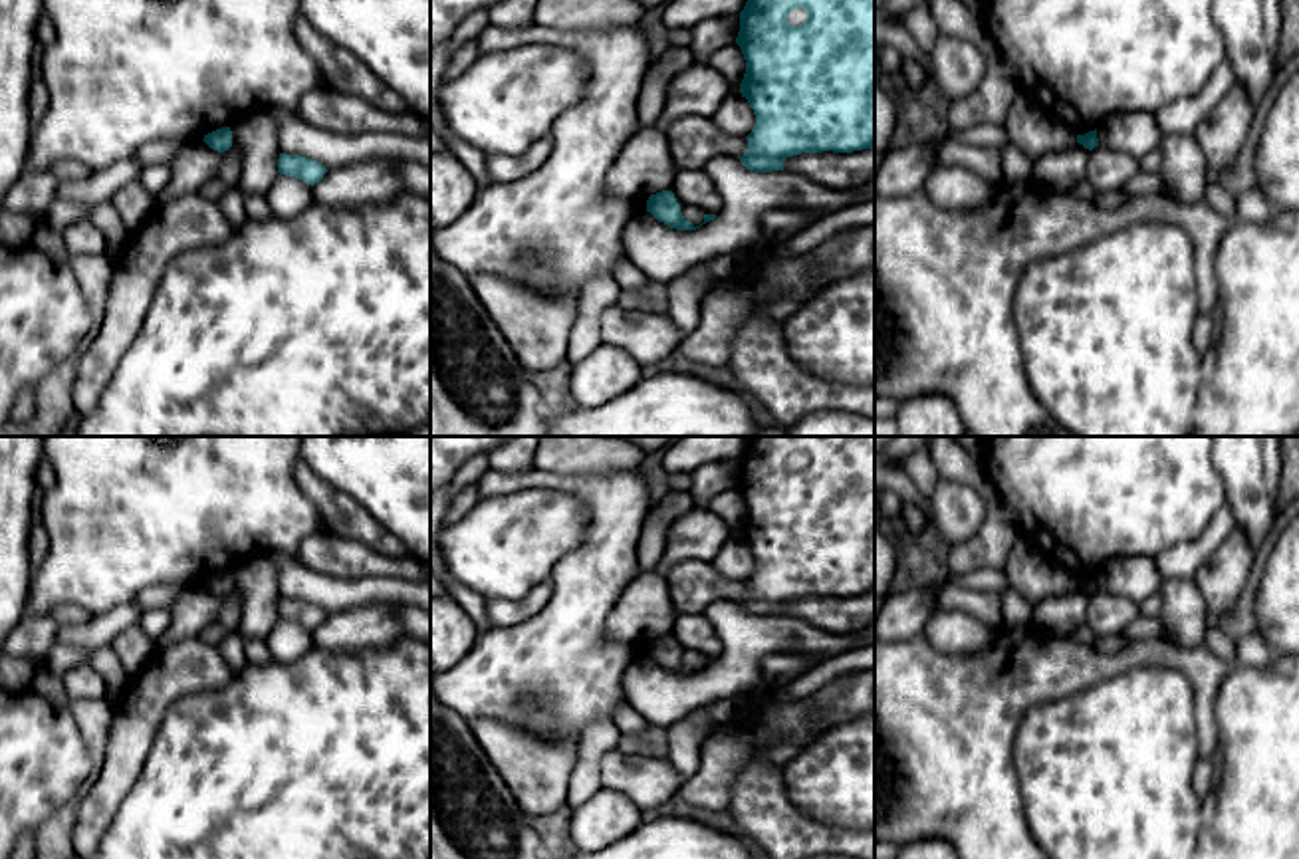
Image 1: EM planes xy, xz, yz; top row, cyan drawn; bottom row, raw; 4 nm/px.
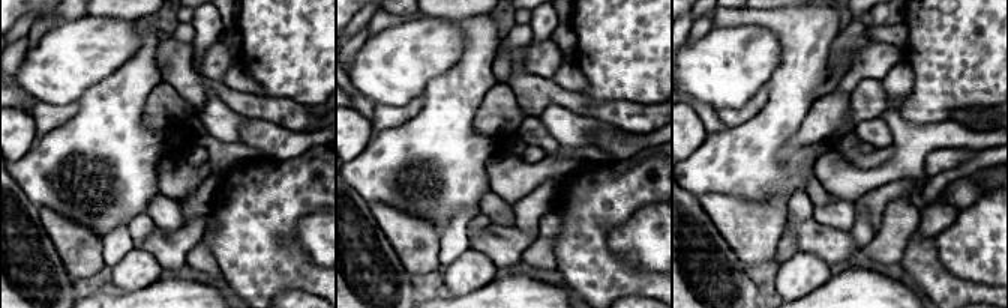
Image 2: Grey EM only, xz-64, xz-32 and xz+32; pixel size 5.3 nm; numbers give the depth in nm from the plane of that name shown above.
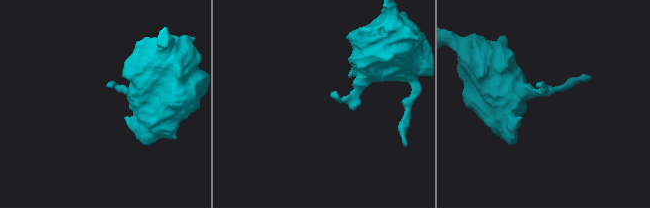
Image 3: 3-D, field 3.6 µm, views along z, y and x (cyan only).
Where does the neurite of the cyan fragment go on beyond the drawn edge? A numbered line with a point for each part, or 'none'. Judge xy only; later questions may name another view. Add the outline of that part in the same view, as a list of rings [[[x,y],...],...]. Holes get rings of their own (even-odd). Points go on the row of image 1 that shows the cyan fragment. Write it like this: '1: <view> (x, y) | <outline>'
none

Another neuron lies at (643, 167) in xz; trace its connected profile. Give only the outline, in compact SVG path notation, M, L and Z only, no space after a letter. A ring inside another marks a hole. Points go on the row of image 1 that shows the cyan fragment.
M656 127L633 133L607 173L605 192L617 198L650 196L670 190L676 167L668 139Z

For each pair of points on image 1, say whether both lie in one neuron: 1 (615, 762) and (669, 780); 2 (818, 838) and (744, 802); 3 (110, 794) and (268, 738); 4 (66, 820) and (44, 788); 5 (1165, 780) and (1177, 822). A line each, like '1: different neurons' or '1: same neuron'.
1: same neuron
2: same neuron
3: different neurons
4: different neurons
5: same neuron

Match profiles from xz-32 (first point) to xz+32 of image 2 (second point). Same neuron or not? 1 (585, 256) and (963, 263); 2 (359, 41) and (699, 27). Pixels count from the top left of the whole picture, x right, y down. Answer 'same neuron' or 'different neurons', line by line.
1: different neurons
2: same neuron

